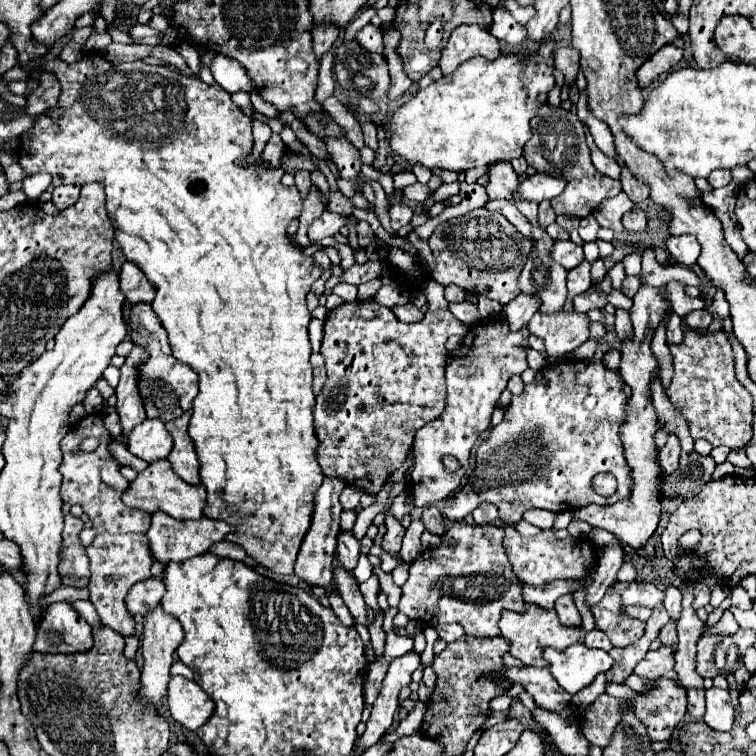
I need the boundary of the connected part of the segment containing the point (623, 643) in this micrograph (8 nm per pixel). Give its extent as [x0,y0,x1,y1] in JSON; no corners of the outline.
[590,591,646,647]

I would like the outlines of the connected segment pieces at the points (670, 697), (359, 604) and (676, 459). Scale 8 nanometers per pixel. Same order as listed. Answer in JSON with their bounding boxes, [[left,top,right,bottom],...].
[[632,679,686,741],[332,557,366,623],[658,435,680,475]]

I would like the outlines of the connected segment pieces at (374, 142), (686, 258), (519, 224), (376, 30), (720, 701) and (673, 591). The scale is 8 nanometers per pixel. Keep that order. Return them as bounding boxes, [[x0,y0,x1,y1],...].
[[362,121,378,151],[666,235,700,267],[486,201,530,237],[356,25,384,53],[704,689,734,731],[664,585,682,619]]

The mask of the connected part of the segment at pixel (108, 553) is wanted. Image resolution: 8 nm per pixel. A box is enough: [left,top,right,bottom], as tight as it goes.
[86,535,152,637]

